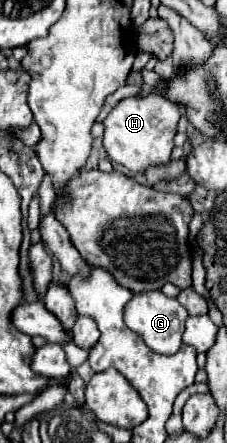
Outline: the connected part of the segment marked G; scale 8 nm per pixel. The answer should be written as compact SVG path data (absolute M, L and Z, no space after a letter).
M161 290L143 292L143 294L135 294L131 304L127 304L125 320L133 332L139 332L143 336L147 346L151 346L157 354L169 356L181 348L181 336L183 336L185 320L187 320L187 310L183 306L179 306L179 302L175 298L165 296Z

